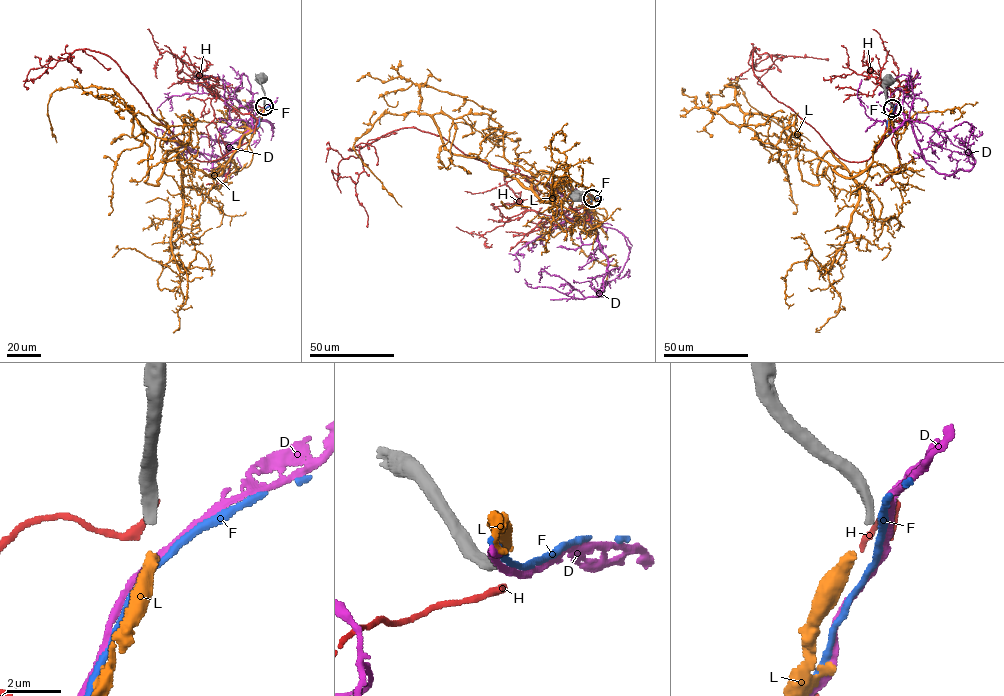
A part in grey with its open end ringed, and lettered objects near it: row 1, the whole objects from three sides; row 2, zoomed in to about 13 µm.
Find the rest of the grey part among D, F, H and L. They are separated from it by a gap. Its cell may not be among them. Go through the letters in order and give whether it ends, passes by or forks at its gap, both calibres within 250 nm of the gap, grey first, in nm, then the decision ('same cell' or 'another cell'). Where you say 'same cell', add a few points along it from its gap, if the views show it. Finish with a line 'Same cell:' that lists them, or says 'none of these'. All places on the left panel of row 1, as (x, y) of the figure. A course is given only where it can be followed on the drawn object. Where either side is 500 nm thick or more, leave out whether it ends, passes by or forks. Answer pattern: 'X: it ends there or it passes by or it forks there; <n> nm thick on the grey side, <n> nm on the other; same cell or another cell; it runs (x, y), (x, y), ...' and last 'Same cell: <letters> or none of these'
D: it passes by; 380 nm thick on the grey side, 240 nm on the other; another cell
F: it passes by; 380 nm thick on the grey side, 240 nm on the other; another cell
H: it ends there; 380 nm thick on the grey side, 360 nm on the other; another cell
L: it ends there; 380 nm thick on the grey side, 360 nm on the other; same cell; it runs (264, 108), (215, 176), (171, 151), (158, 183), (146, 183), (149, 147), (112, 89), (52, 93), (56, 142)
Same cell: L

